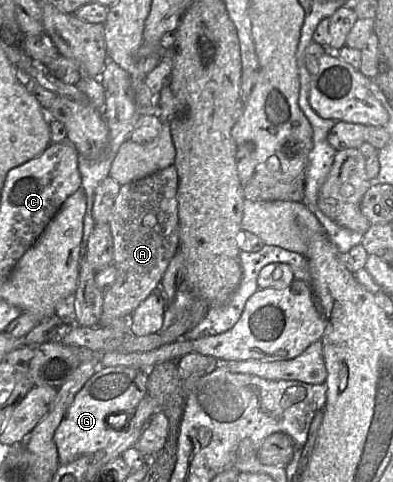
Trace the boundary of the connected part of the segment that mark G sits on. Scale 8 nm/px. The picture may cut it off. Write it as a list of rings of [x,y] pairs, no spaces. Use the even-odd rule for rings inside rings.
[[[99,367],[75,395],[55,431],[54,442],[59,464],[68,464],[81,455],[95,453],[116,441],[122,432],[116,432],[115,428],[122,425],[122,420],[120,417],[115,419],[115,415],[119,412],[128,415],[134,413],[139,402],[147,394],[147,381],[148,371],[135,367]]]

